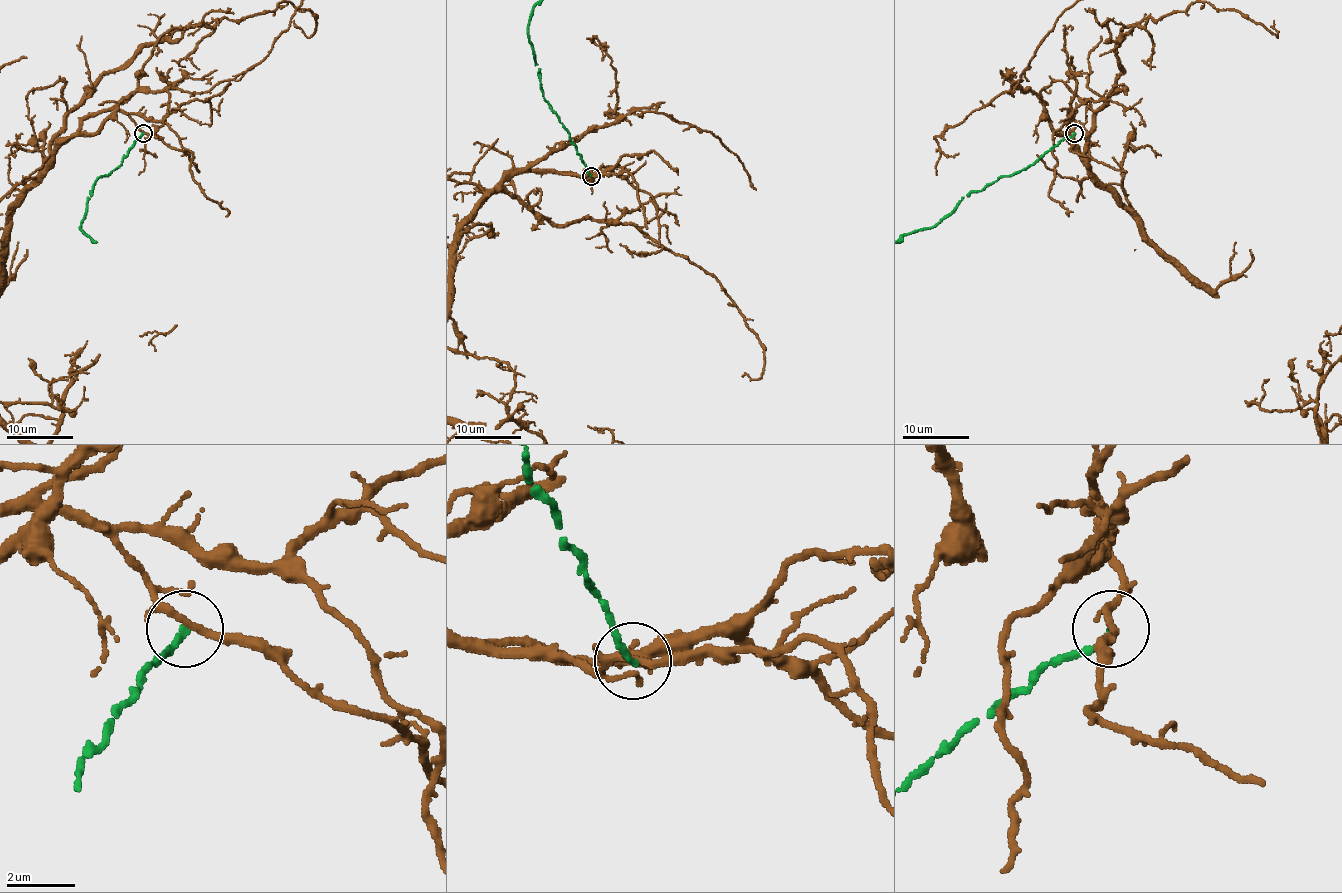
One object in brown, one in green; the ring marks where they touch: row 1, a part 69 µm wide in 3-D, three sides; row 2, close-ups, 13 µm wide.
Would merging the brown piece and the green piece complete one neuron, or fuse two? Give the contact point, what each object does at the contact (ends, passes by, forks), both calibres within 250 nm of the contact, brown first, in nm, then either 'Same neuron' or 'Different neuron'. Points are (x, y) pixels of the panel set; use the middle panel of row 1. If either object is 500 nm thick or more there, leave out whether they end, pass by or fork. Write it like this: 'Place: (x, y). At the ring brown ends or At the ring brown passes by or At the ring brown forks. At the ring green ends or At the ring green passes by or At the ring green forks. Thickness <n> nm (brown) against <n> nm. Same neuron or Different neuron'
Place: (591, 176). At the ring brown passes by. At the ring green ends. Thickness 200 nm (brown) against 200 nm. Different neuron

